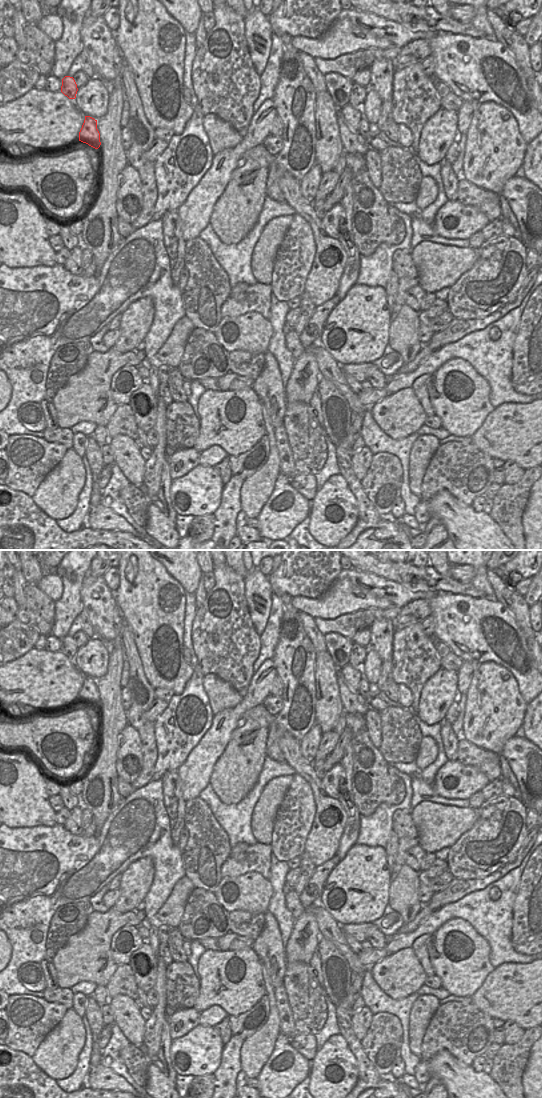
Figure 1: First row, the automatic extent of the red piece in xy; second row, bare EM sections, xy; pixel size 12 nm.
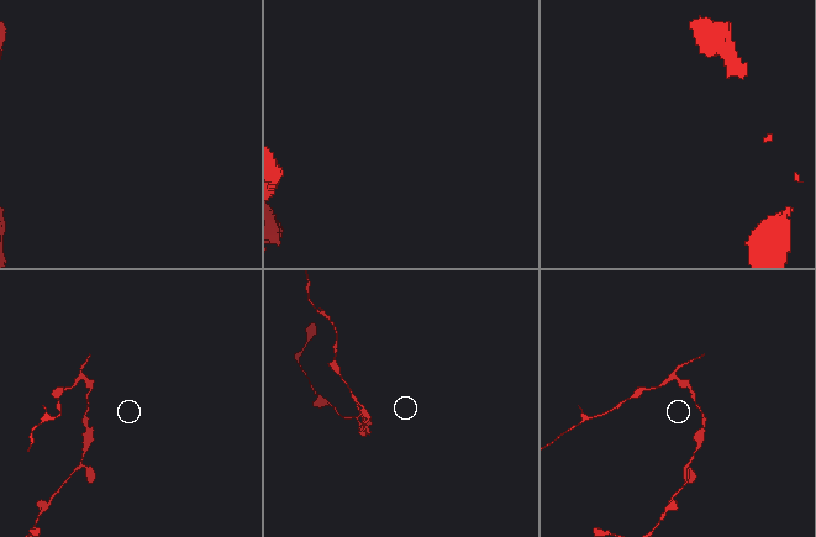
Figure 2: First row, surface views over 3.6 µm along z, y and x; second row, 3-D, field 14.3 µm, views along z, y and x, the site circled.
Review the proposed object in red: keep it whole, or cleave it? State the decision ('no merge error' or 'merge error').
merge error

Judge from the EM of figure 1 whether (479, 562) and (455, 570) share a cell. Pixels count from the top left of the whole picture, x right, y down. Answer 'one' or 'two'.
two

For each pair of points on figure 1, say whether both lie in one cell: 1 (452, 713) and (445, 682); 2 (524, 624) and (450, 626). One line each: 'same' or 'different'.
1: different
2: different

